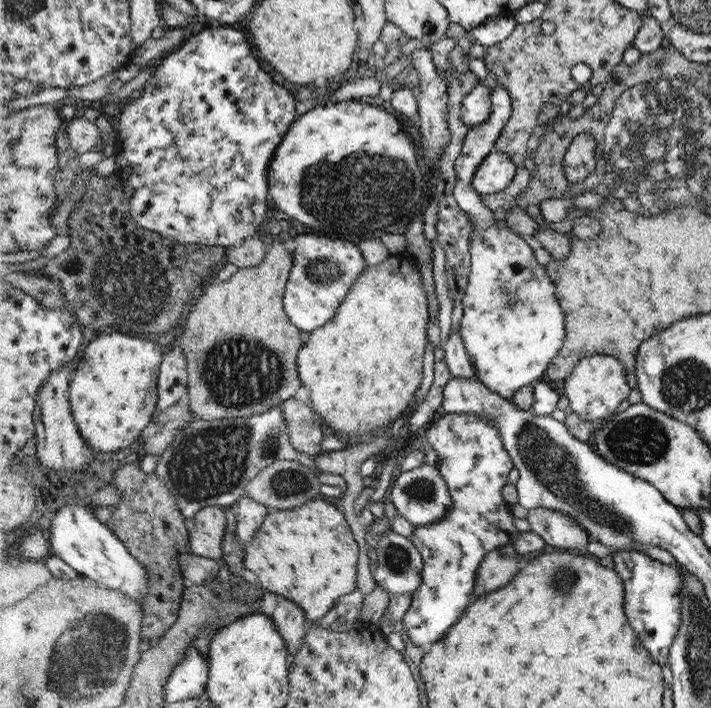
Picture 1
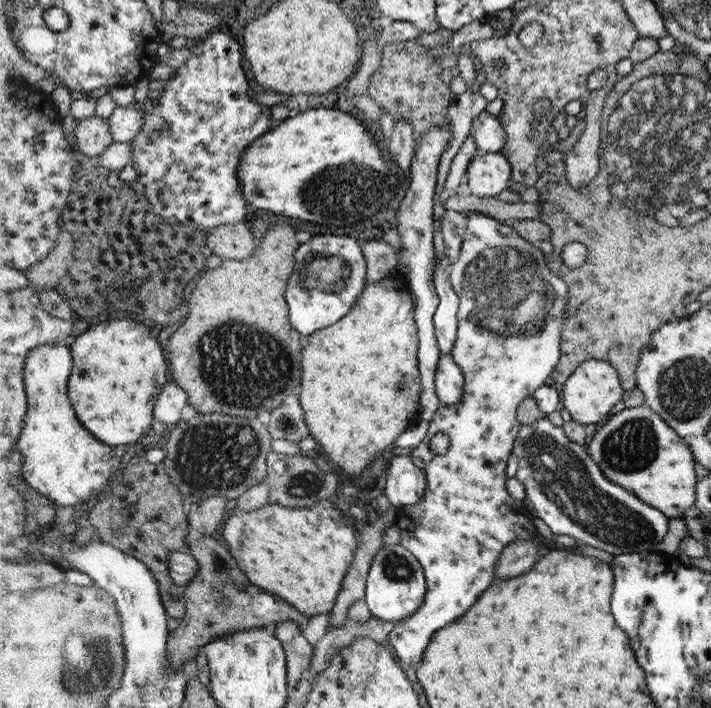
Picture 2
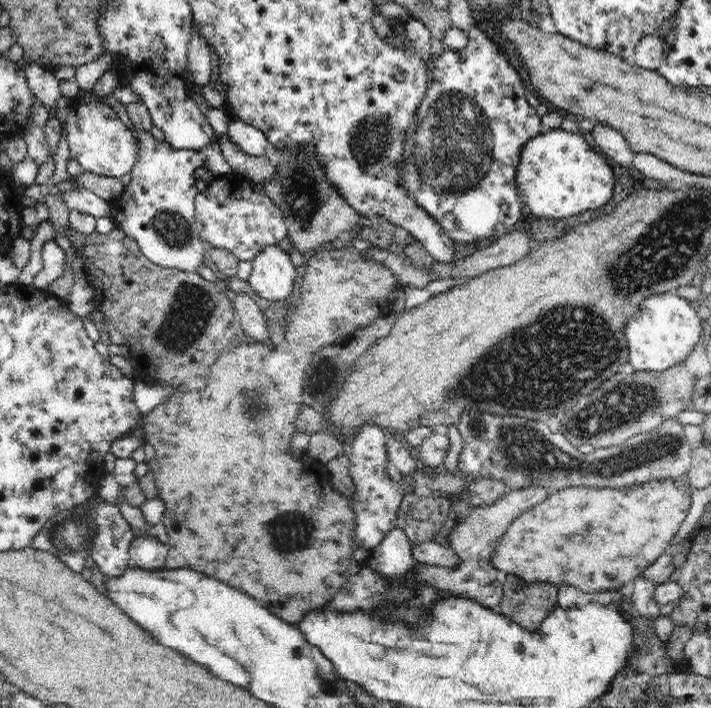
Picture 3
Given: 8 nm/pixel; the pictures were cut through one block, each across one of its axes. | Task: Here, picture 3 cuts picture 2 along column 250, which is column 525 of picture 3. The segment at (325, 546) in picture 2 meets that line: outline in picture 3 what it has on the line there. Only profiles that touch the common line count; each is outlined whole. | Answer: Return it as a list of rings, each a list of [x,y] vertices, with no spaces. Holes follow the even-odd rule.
[[[686,475],[680,480],[663,477],[624,488],[570,487],[554,490],[550,496],[521,513],[508,526],[504,538],[492,554],[492,566],[514,574],[524,582],[572,584],[590,594],[610,592],[631,585],[637,576],[668,552],[670,541],[690,512],[690,490]]]

